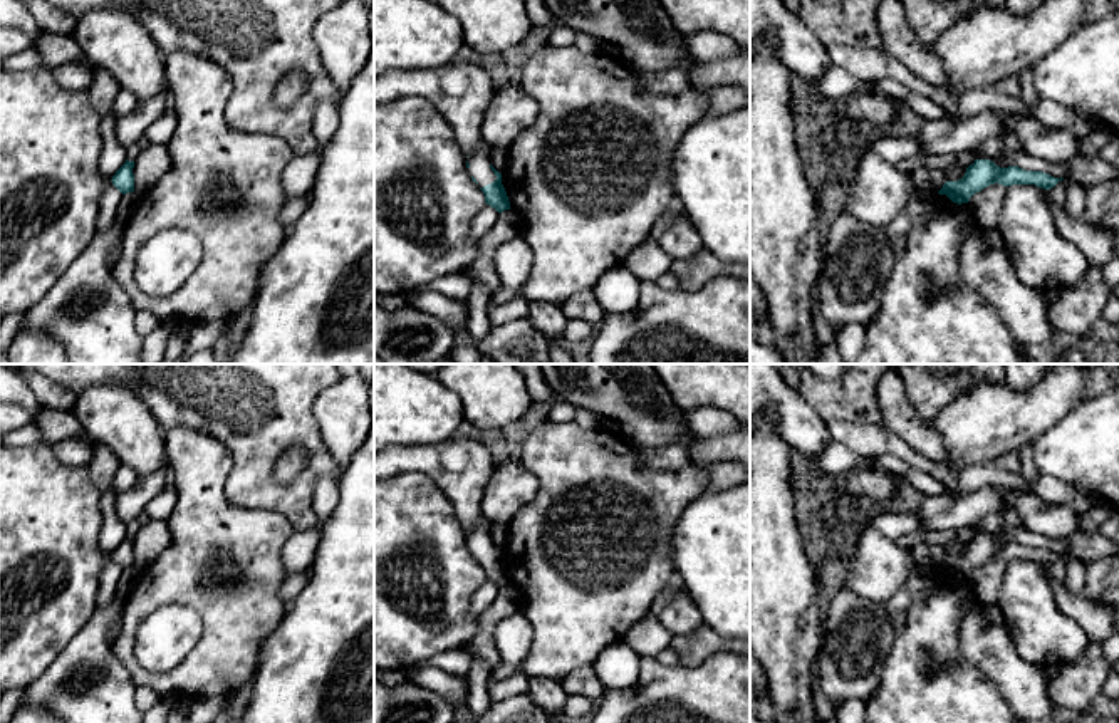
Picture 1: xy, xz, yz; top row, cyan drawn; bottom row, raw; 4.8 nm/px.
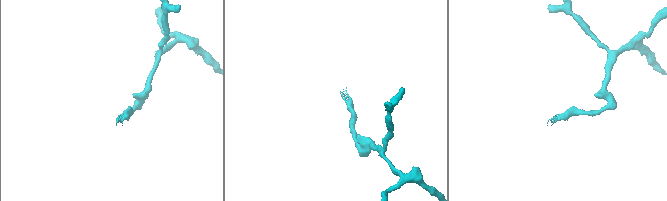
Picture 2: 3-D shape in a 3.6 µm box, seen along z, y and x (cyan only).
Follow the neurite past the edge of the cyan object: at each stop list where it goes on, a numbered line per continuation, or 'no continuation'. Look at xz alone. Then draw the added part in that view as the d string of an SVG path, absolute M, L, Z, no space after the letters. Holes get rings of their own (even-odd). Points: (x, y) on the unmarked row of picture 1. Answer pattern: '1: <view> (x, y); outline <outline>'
1: xz (480, 546); outline M473 530L466 533L470 544L468 549L473 552L480 564L493 559L497 555L495 549L490 544L490 537L483 530Z

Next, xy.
no continuation

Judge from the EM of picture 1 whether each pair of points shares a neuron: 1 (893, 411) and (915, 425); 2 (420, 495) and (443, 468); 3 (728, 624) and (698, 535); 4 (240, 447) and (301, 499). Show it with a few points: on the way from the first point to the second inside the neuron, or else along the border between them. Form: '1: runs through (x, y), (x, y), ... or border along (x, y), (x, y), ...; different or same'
1: runs through (898, 416), (910, 425); same
2: border along (393, 475), (425, 473), (445, 494), (455, 512); different
3: runs through (728, 603), (728, 566), (720, 557); same
4: runs through (250, 463), (284, 497); same

